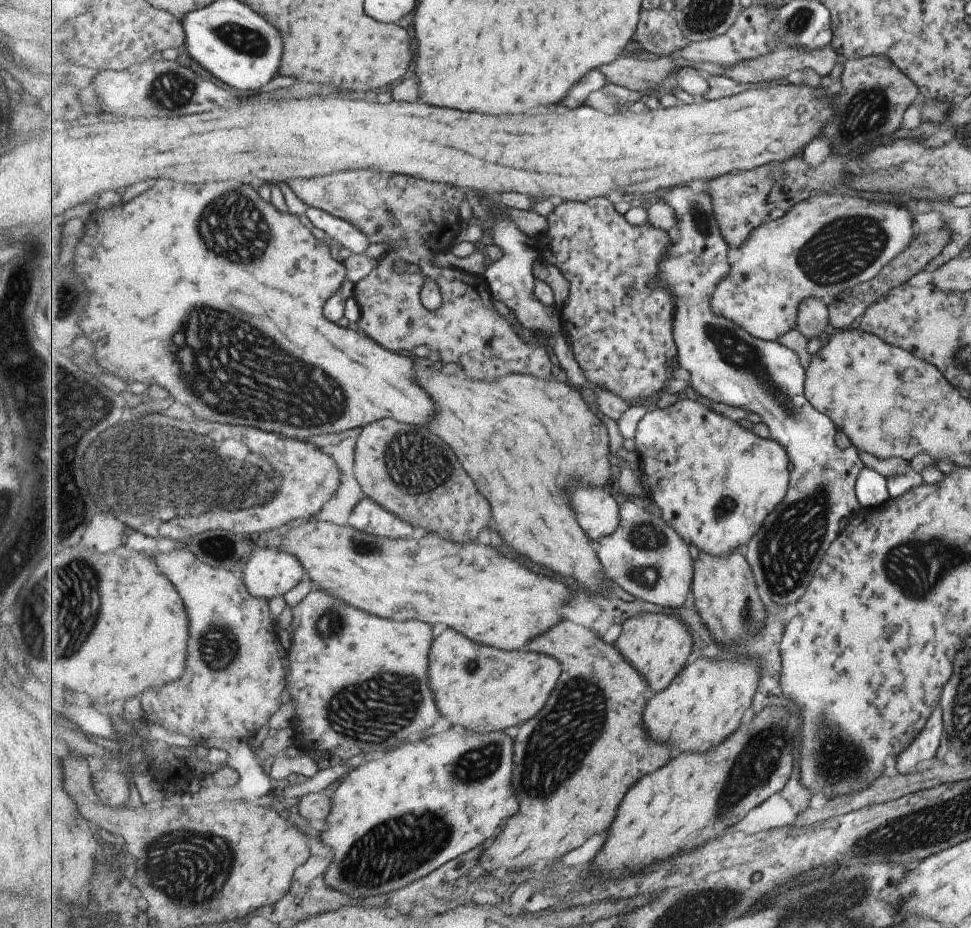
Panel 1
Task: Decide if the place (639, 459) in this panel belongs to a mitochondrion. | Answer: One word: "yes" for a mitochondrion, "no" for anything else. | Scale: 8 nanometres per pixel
no

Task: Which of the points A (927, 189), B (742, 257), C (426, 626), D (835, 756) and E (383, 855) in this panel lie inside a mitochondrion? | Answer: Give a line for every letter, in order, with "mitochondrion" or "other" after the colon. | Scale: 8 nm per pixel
A: other
B: other
C: other
D: mitochondrion
E: mitochondrion

